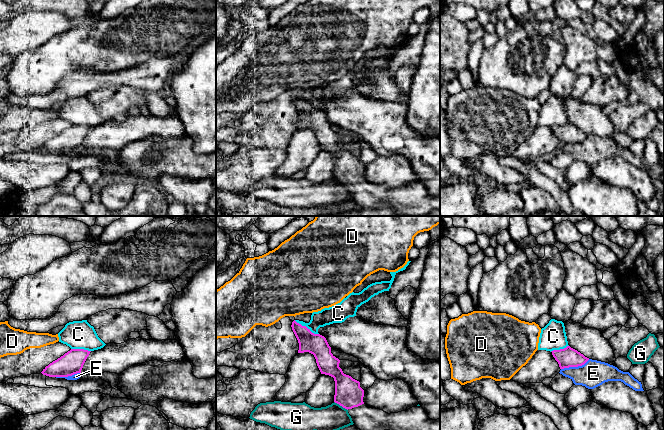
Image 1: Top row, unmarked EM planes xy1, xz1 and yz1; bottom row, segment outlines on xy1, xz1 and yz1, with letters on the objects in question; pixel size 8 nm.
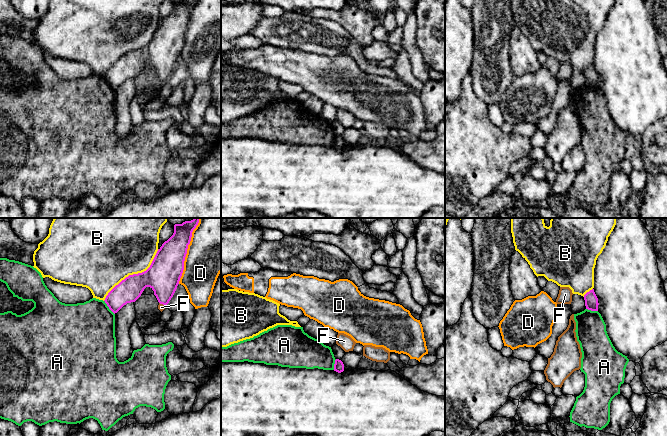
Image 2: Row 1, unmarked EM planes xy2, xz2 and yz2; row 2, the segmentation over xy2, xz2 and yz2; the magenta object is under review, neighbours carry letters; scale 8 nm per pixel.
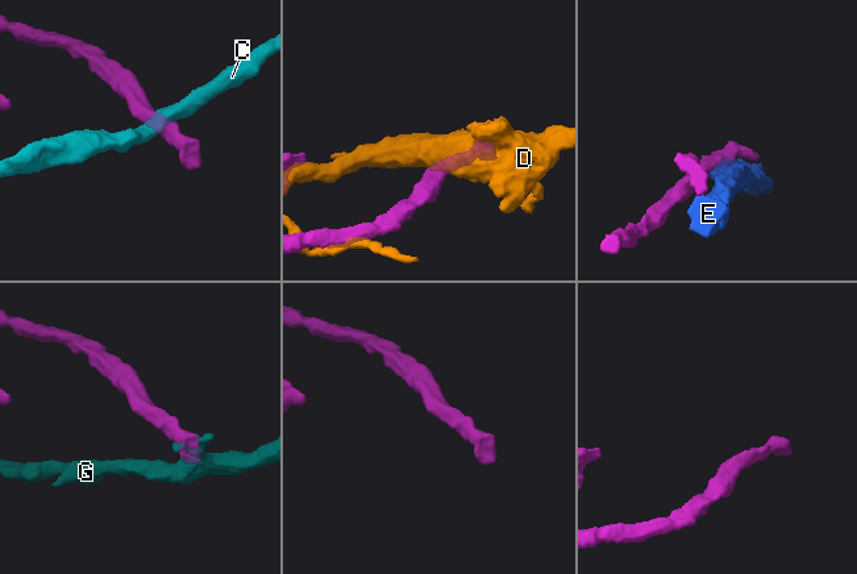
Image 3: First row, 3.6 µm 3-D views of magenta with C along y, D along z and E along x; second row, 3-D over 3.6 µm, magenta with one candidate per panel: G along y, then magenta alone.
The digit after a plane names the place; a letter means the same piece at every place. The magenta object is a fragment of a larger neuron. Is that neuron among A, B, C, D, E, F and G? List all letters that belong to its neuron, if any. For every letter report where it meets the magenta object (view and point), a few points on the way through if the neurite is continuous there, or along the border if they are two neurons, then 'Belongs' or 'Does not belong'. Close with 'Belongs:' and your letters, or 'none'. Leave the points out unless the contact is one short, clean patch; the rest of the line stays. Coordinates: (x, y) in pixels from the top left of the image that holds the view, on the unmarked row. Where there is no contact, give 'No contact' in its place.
A: Touches magenta at xy2 (108, 82). Boundary: xy2 (104, 76), (114, 90). Does not belong
B: Touches magenta at xy2 (133, 50). Does not belong
C: Touches magenta at xz1 (305, 102). Boundary: xz1 (294, 96), (318, 110). Does not belong
D: Touches magenta at xy2 (186, 29). Does not belong
E: Touches magenta at yz1 (575, 142). Does not belong
F: Touches magenta at xy2 (162, 79). Path across: xy2 (163, 52), (162, 79), (161, 83). Belongs
G: Touches magenta at xz1 (341, 181). Boundary: xz1 (334, 177), (347, 186). Does not belong
Belongs: F

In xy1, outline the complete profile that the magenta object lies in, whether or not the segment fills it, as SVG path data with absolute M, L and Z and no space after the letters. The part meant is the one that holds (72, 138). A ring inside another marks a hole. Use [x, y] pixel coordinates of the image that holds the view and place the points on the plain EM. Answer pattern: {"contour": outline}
{"contour": "M71 125L46 142L41 149L49 153L68 153L81 149L90 128L84 125Z"}

